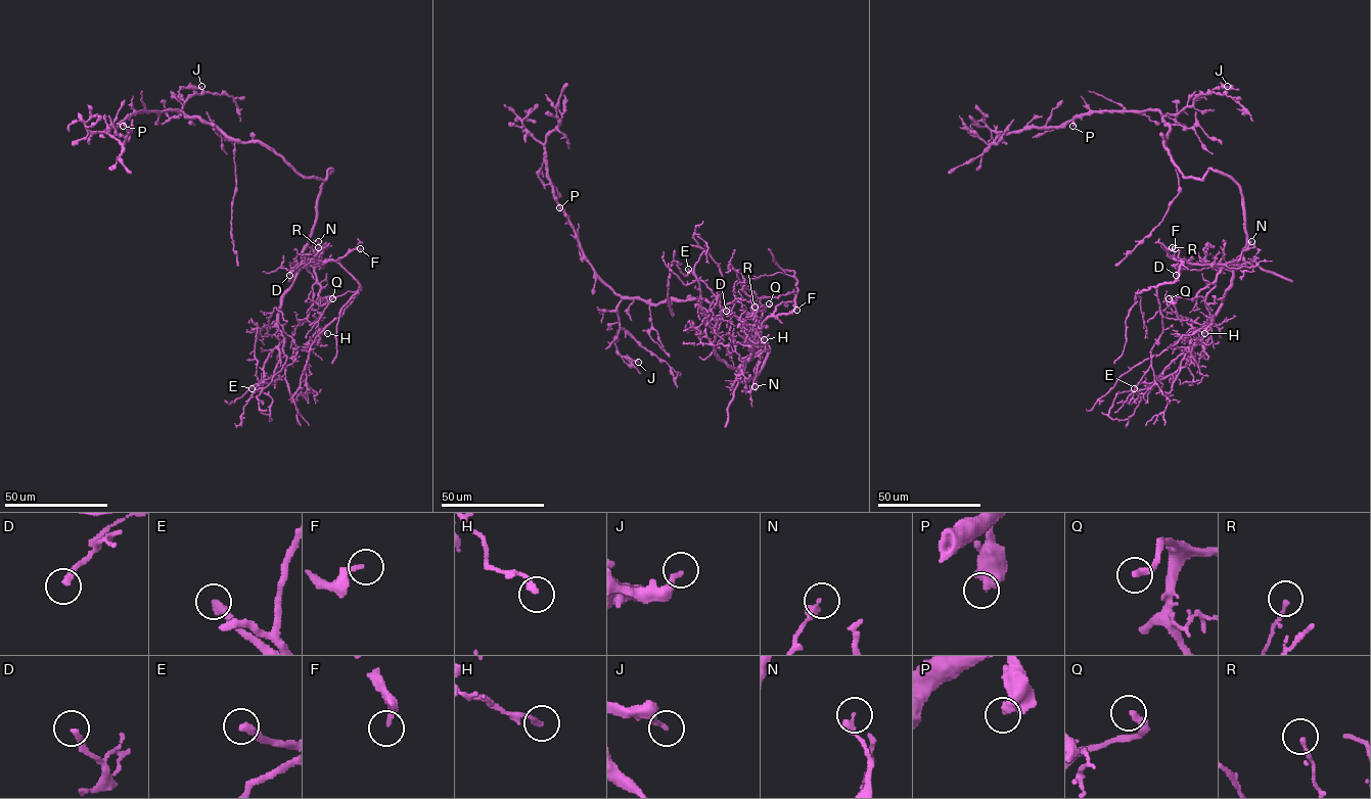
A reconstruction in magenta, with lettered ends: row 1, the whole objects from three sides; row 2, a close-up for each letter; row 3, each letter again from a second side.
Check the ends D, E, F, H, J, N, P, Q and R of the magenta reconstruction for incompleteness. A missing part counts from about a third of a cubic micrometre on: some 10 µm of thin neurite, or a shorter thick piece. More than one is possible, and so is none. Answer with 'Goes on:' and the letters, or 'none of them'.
Goes on: D, E, F, Q

